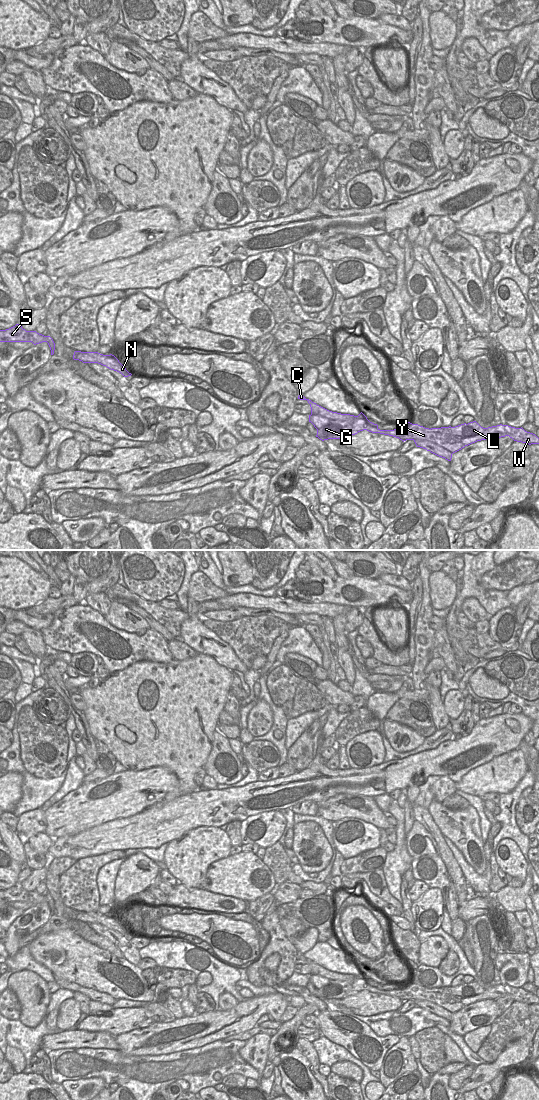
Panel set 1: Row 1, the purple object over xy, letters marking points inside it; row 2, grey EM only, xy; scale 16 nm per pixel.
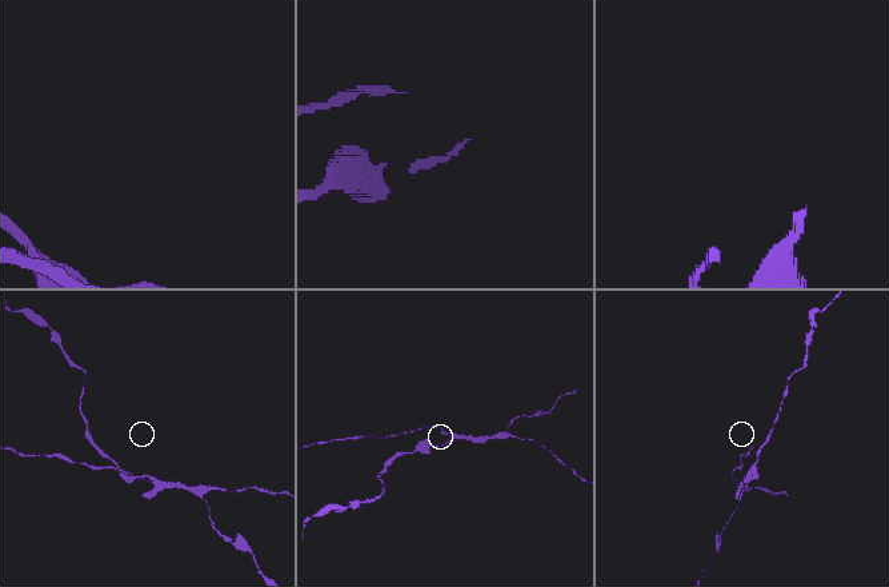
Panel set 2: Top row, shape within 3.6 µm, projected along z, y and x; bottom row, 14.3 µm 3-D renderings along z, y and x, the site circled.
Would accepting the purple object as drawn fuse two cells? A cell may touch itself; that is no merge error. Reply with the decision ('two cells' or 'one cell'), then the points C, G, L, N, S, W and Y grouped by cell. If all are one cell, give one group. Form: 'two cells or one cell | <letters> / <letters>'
two cells | C / G L N S W Y

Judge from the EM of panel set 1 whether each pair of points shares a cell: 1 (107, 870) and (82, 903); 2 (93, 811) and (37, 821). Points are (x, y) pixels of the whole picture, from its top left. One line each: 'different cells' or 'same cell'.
1: different cells
2: different cells

